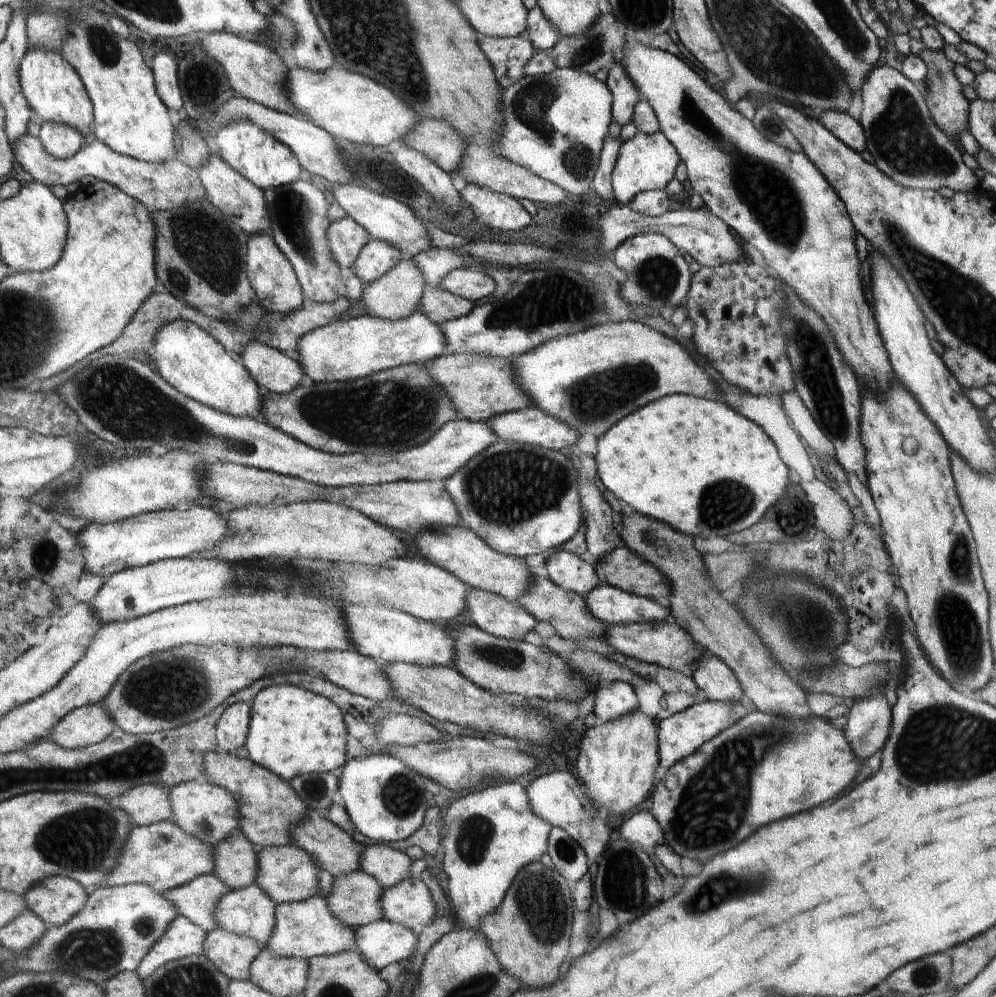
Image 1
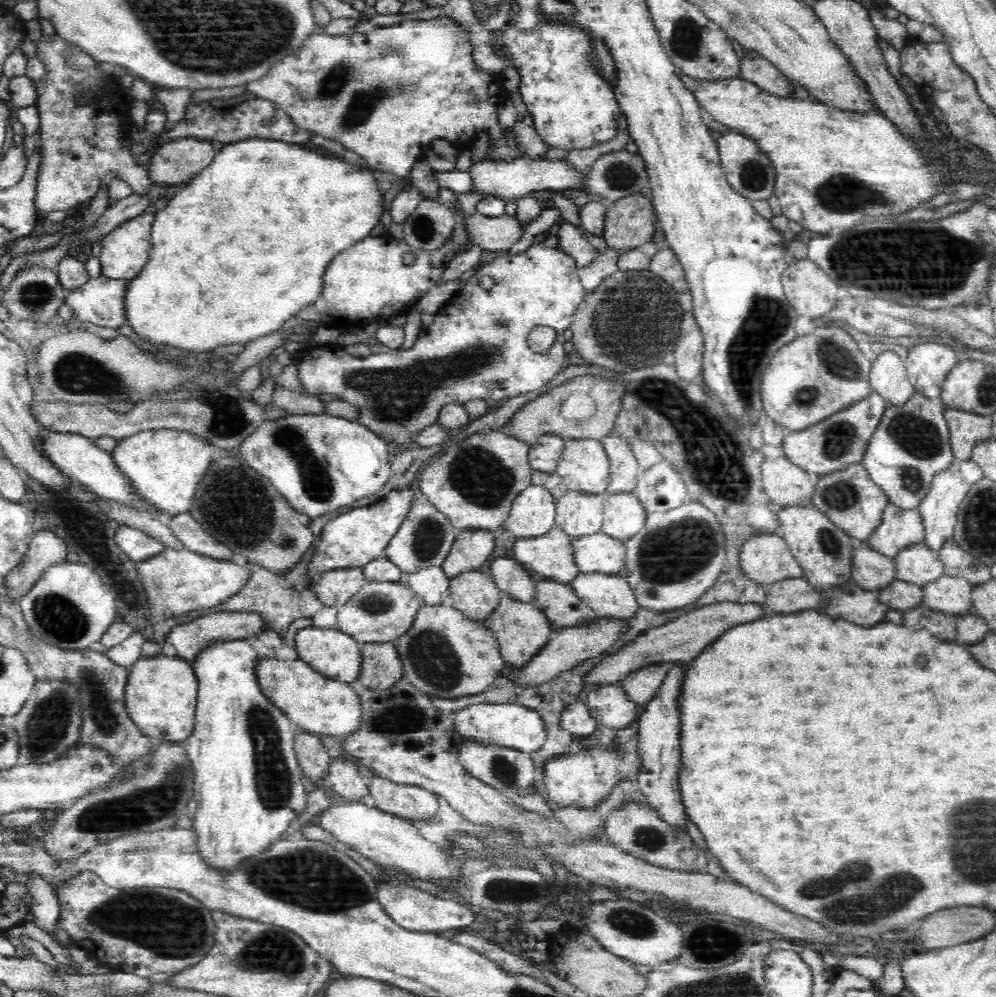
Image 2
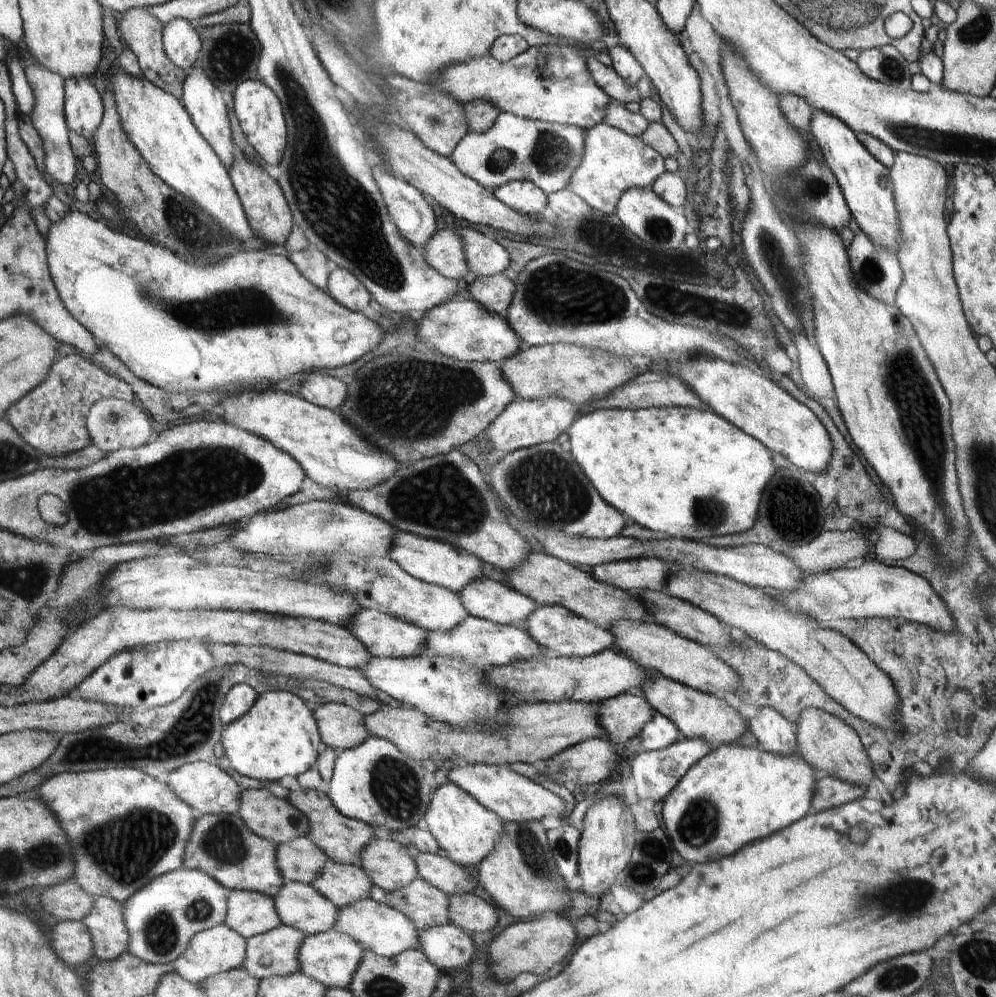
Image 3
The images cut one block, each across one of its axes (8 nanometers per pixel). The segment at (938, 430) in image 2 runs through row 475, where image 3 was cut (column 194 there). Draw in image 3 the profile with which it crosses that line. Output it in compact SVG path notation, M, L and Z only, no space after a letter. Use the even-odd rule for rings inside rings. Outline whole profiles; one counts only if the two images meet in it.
M184 867L156 878L152 884L148 884L146 888L134 894L129 902L124 903L126 926L132 934L128 953L134 954L150 964L170 964L178 961L180 956L184 956L186 950L192 945L196 934L226 923L232 892L233 890L216 882L216 878L212 878L204 870L192 870Z

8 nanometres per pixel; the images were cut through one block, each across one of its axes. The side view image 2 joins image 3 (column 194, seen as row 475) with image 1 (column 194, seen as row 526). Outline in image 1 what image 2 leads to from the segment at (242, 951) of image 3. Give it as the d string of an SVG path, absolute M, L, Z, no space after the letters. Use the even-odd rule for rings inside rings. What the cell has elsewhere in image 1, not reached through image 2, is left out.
M178 915L162 940L143 960L138 970L140 976L145 980L169 962L190 955L206 954L208 935L204 927L198 926L187 916Z

